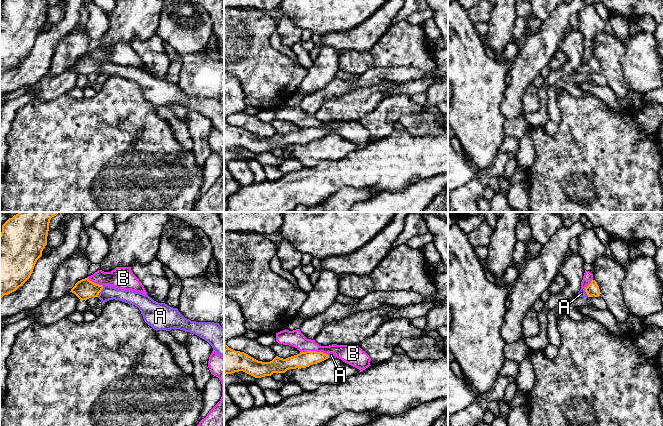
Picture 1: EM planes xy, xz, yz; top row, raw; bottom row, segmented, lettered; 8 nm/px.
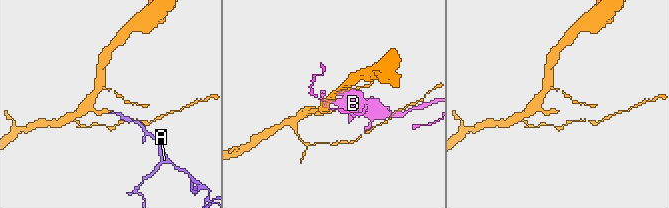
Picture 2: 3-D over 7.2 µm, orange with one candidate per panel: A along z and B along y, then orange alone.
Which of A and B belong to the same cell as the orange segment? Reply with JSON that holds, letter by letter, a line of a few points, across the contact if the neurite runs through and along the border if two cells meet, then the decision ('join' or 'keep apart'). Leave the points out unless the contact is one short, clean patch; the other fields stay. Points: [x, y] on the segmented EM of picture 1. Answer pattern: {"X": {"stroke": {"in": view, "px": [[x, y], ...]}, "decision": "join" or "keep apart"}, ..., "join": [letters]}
{"A": {"stroke": {"in": "xy", "px": [[84, 289], [101, 290], [108, 292]]}, "decision": "join"}, "B": {"stroke": {"in": "xz", "px": [[300, 351], [322, 351], [327, 354]]}, "decision": "keep apart"}, "join": ["A"]}

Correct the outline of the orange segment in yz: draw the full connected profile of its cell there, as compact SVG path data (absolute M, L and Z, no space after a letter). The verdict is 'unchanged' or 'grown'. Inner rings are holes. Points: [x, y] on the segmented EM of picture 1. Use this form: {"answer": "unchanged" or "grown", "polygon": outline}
{"answer": "grown", "polygon": "M592 280L591 283L585 287L581 288L578 292L578 297L599 297L600 296L600 289L595 280Z"}

